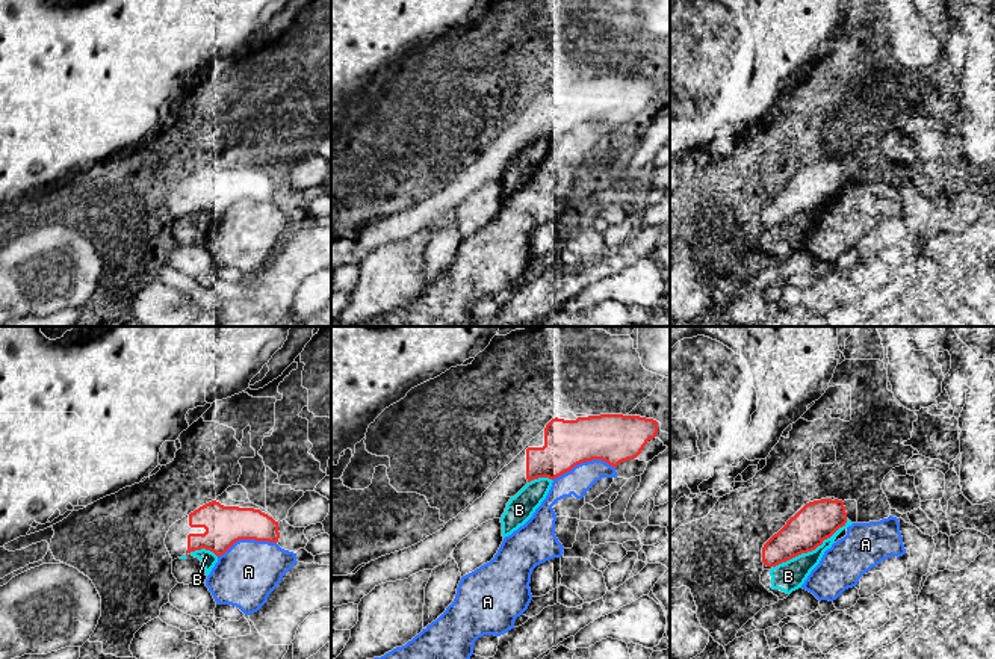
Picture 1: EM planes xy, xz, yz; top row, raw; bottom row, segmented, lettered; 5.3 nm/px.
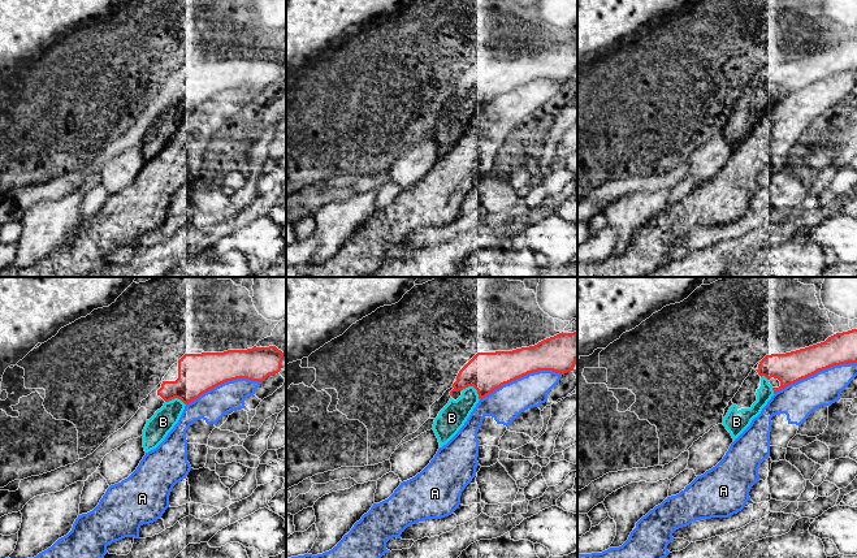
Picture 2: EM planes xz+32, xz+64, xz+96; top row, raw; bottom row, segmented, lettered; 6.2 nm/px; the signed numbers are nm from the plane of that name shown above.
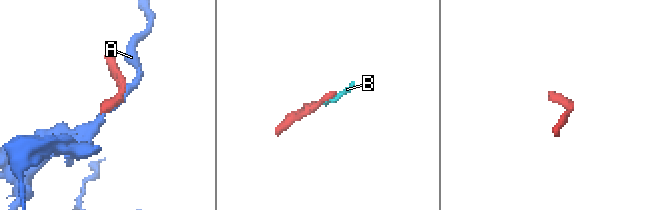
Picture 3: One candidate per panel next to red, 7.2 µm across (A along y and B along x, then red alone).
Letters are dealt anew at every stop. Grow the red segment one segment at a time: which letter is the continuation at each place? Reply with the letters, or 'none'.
none

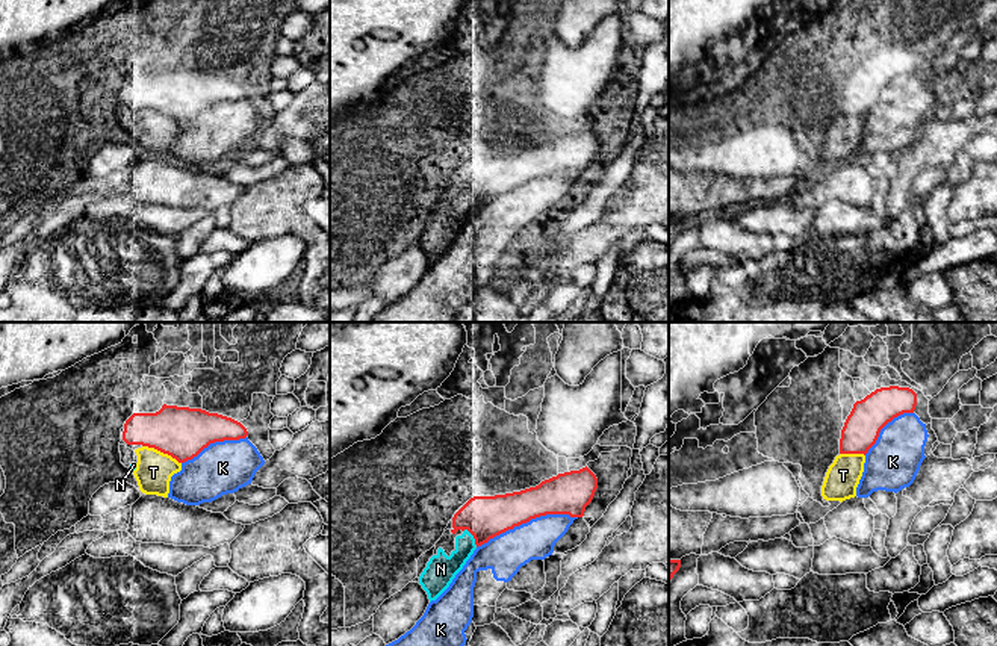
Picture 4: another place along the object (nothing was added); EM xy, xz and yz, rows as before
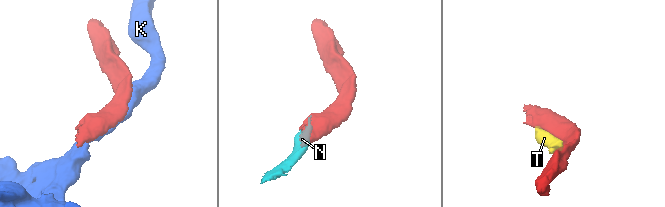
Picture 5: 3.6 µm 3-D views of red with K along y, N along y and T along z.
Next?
none

